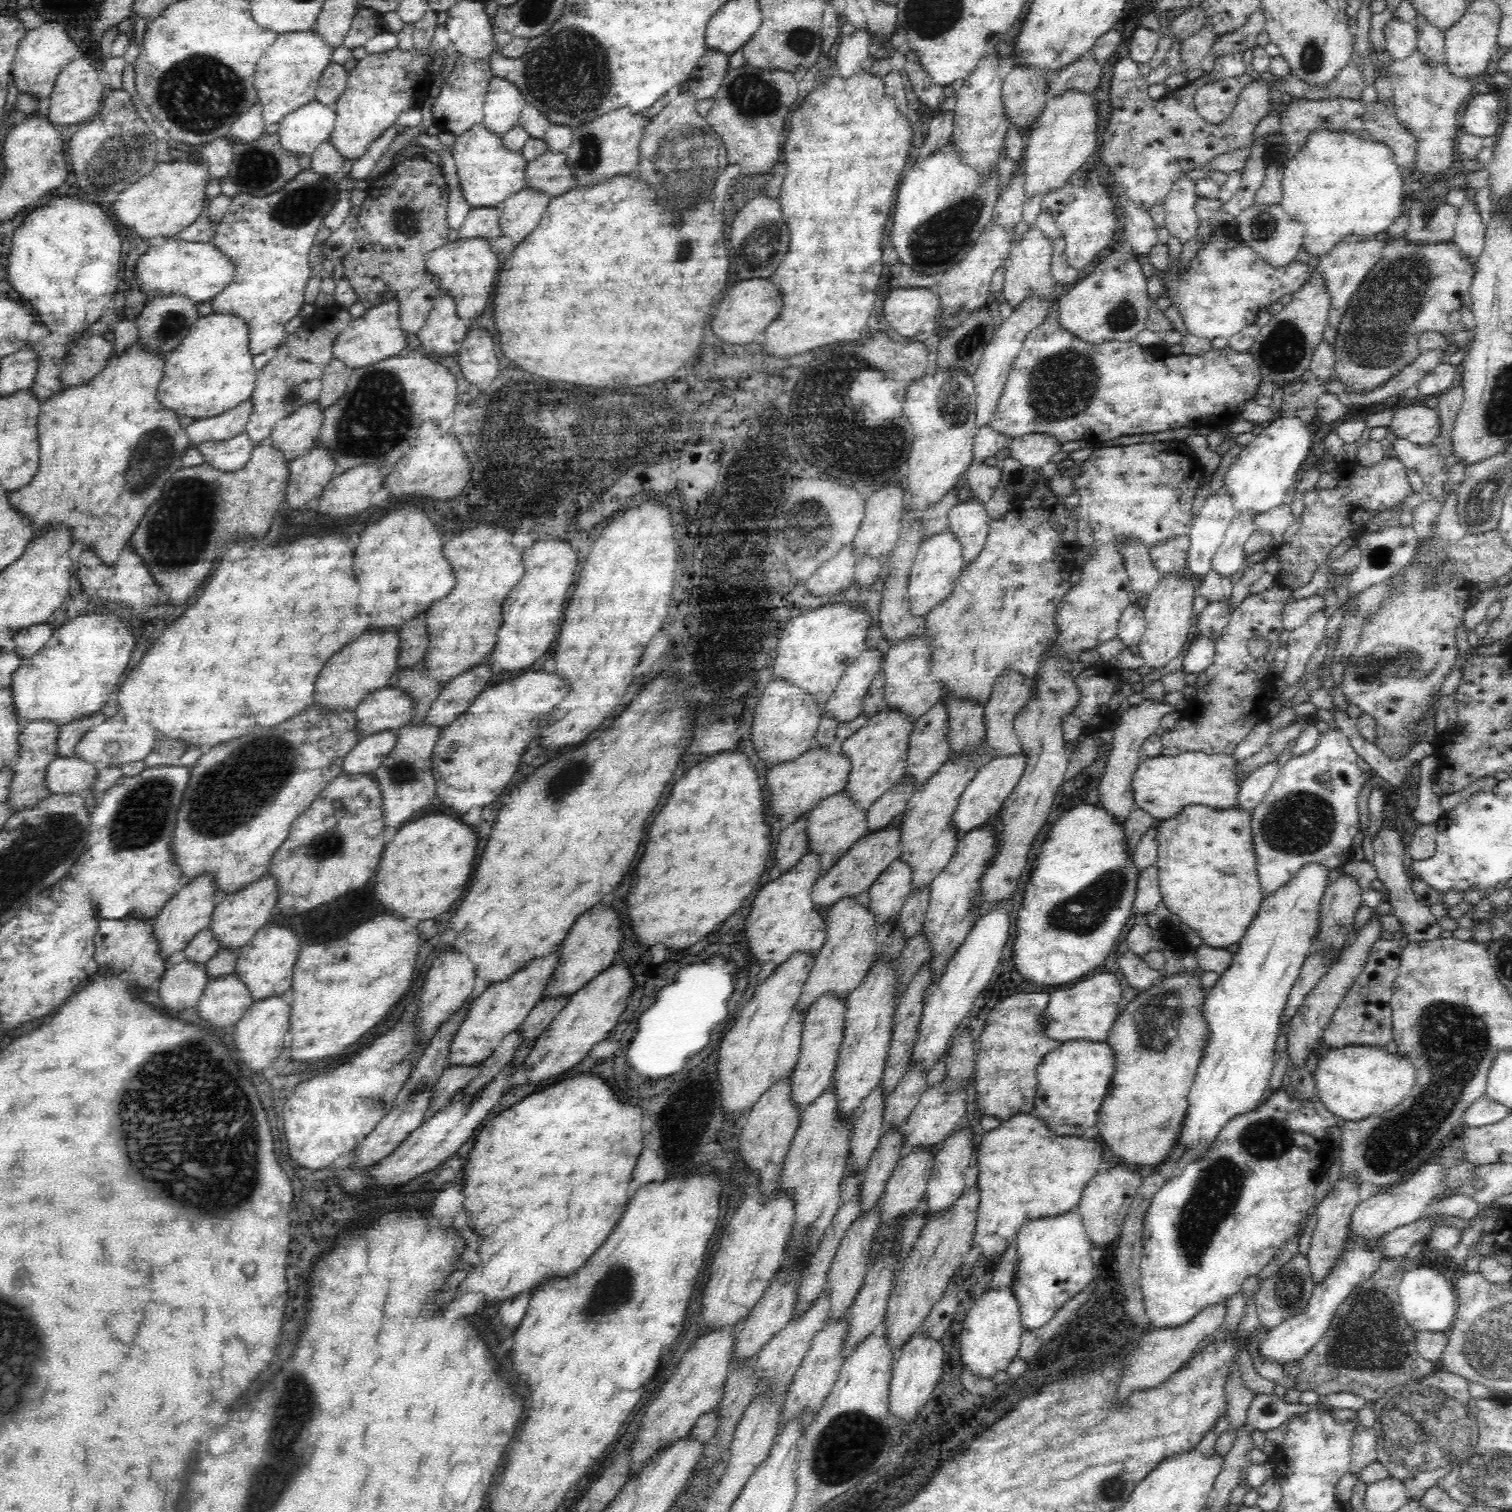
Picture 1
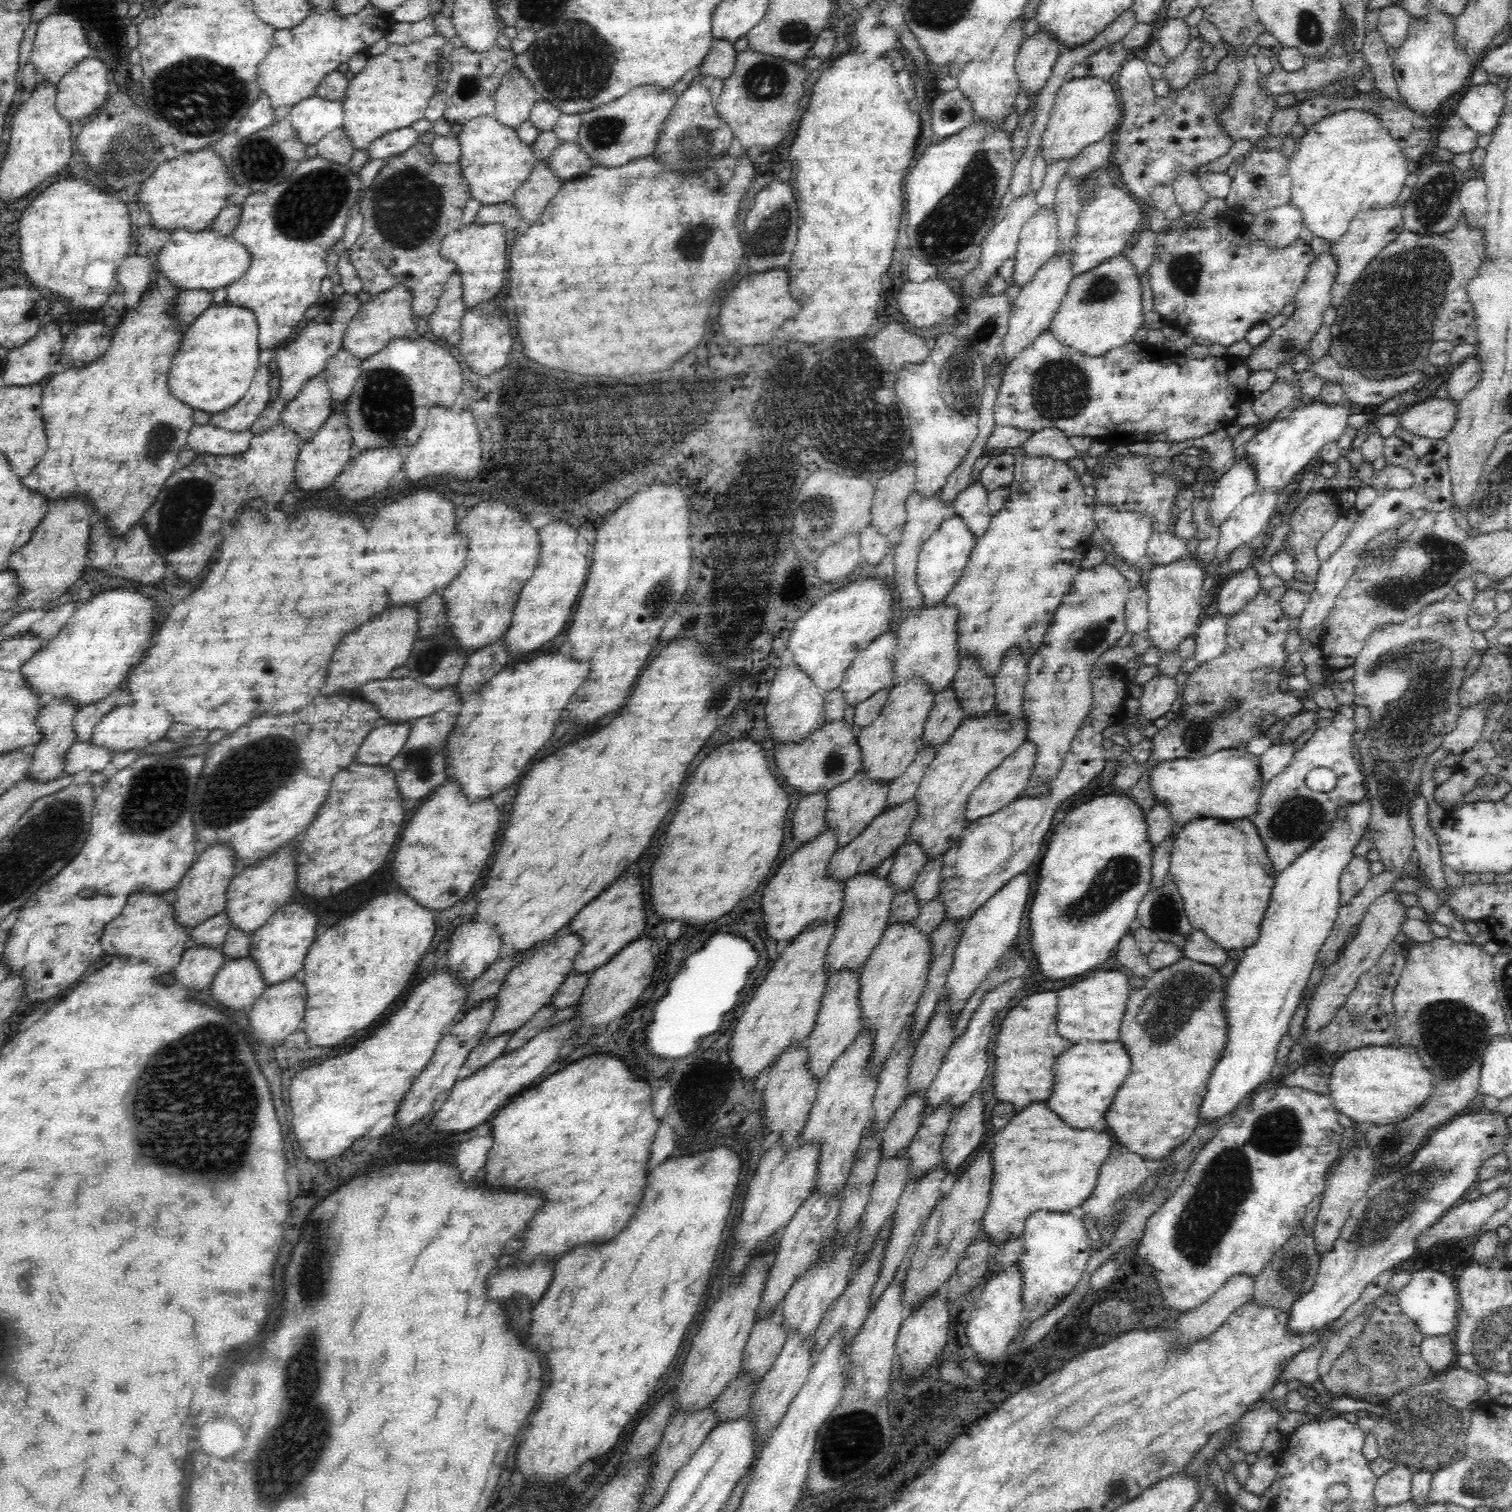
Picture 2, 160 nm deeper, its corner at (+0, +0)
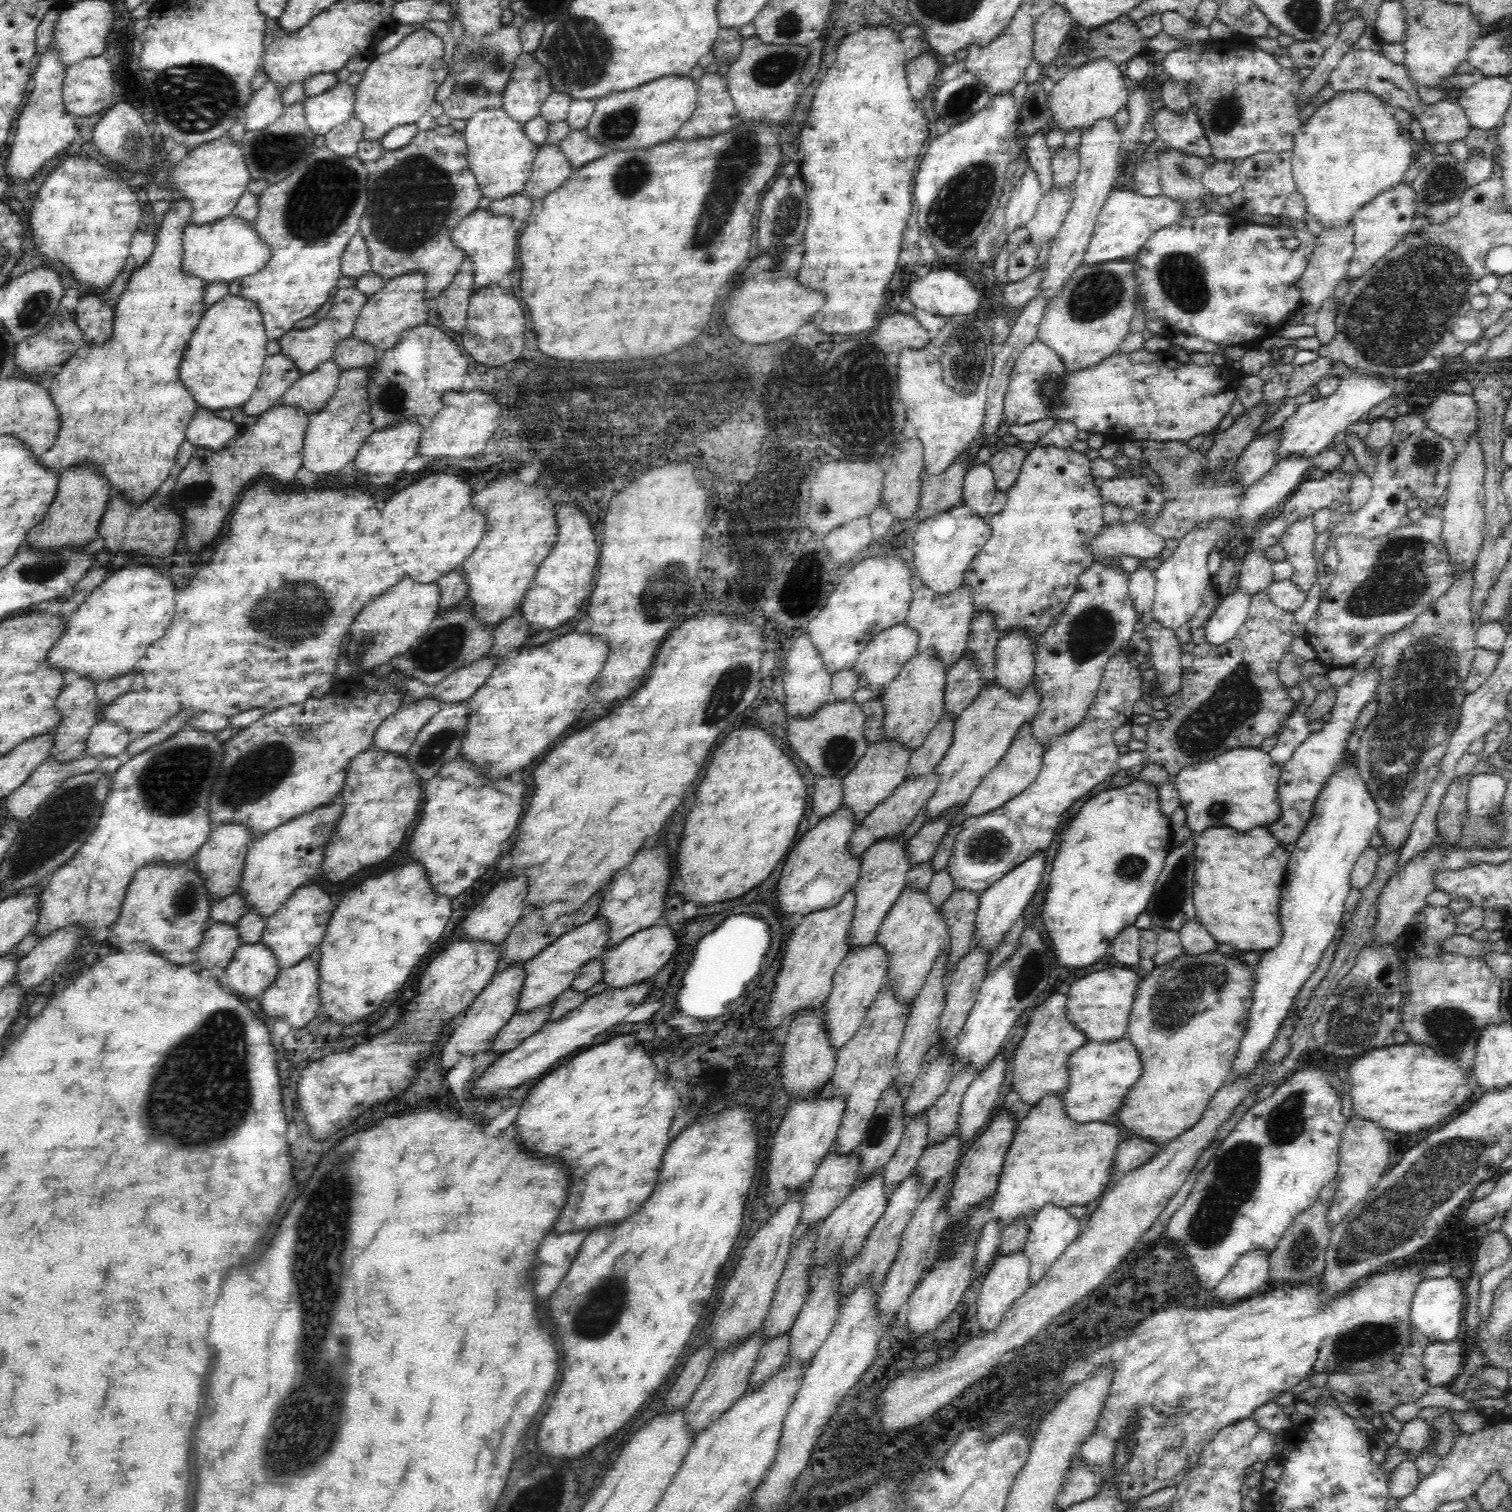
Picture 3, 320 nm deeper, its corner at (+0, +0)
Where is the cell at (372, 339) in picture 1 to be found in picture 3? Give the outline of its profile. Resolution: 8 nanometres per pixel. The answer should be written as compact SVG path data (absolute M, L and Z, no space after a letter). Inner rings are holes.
M420 270L404 273L386 281L384 288L368 297L356 319L351 335L362 342L372 344L379 353L391 349L400 340L400 335L404 331L426 324L428 309L425 290L425 273Z

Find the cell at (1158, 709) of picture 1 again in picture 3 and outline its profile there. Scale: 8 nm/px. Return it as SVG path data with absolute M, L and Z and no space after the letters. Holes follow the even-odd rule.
M1156 620L1146 624L1144 632L1149 644L1150 664L1157 672L1155 681L1160 683L1159 693L1152 693L1154 701L1151 705L1154 710L1162 710L1165 708L1164 700L1157 698L1157 695L1170 696L1181 686L1183 644L1178 640L1176 630L1162 627Z

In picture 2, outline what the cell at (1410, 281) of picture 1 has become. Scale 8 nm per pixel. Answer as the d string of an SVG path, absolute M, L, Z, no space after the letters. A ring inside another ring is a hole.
M1460 216L1450 231L1440 234L1416 234L1405 228L1396 240L1372 259L1338 306L1336 318L1330 326L1333 341L1328 354L1341 367L1354 368L1369 379L1384 380L1429 369L1428 352L1438 340L1447 340L1453 346L1474 344L1477 316L1467 288L1484 261L1483 227L1469 224L1465 216Z

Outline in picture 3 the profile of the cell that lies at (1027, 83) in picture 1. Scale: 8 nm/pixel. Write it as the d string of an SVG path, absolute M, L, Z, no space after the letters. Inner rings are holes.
M1054 4L1038 16L1034 26L1033 58L1042 68L1050 64L1074 26L1069 12Z

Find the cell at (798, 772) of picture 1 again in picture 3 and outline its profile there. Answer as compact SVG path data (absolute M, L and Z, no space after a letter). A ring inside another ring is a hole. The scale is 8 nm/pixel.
M854 699L832 700L814 715L789 720L786 740L792 754L806 762L818 777L834 776L842 779L856 766L870 745L864 737L865 720L861 704Z

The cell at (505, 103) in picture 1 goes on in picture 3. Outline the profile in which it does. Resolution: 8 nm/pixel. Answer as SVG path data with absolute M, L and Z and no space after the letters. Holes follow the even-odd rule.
M523 52L515 62L504 89L501 108L517 123L528 122L542 112L542 104L553 90L549 70L538 62L535 54Z

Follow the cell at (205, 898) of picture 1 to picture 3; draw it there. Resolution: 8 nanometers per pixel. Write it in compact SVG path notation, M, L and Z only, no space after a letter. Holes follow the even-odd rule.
M220 824L213 827L208 840L199 848L193 861L194 870L205 879L206 894L213 899L213 902L239 890L241 872L253 842L253 834L243 824Z

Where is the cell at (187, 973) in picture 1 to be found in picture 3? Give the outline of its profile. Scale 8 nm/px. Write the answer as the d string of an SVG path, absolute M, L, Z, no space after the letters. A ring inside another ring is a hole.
M212 923L196 949L196 956L192 956L188 960L196 962L196 967L204 970L210 971L214 966L226 968L240 945L240 933L238 933L237 925Z

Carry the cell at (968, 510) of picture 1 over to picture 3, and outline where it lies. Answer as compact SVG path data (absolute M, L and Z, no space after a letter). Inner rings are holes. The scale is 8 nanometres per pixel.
M974 464L966 474L963 488L963 502L968 509L972 509L972 513L981 519L989 519L990 506L996 491L996 477L990 464Z

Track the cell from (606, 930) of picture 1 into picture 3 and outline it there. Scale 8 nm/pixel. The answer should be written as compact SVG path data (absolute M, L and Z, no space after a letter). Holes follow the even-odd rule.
M654 846L654 848L642 848L634 862L628 868L622 868L610 888L606 890L597 918L606 920L609 924L609 939L605 946L606 951L612 949L619 943L622 943L628 936L633 936L636 932L641 932L646 928L651 928L659 922L664 921L664 910L666 900L666 892L668 892L668 884L672 878L672 860L666 852L666 846Z

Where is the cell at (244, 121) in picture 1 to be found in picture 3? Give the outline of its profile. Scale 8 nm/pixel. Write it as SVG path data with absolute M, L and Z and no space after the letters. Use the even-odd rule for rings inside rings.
M270 80L254 91L245 107L248 131L264 130L283 114L285 108L280 89Z

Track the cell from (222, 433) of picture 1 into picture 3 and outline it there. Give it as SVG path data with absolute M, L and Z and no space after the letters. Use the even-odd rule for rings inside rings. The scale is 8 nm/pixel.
M285 354L268 355L263 364L258 388L243 404L244 412L248 416L257 417L262 412L281 404L284 392L290 385L301 377L299 368Z

